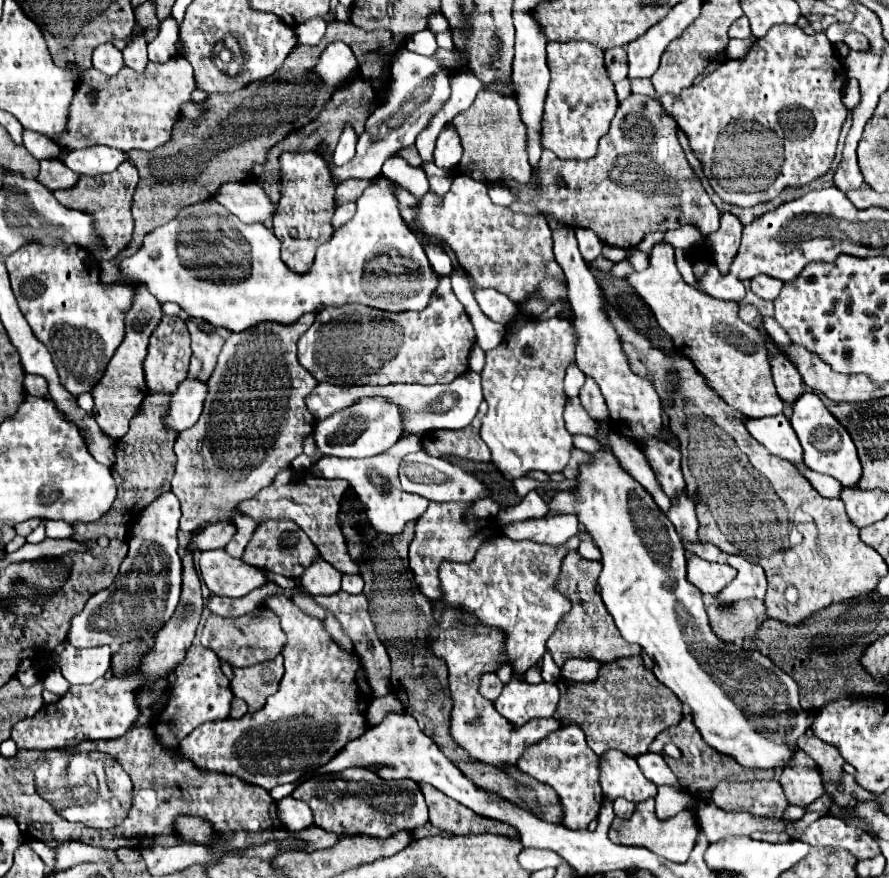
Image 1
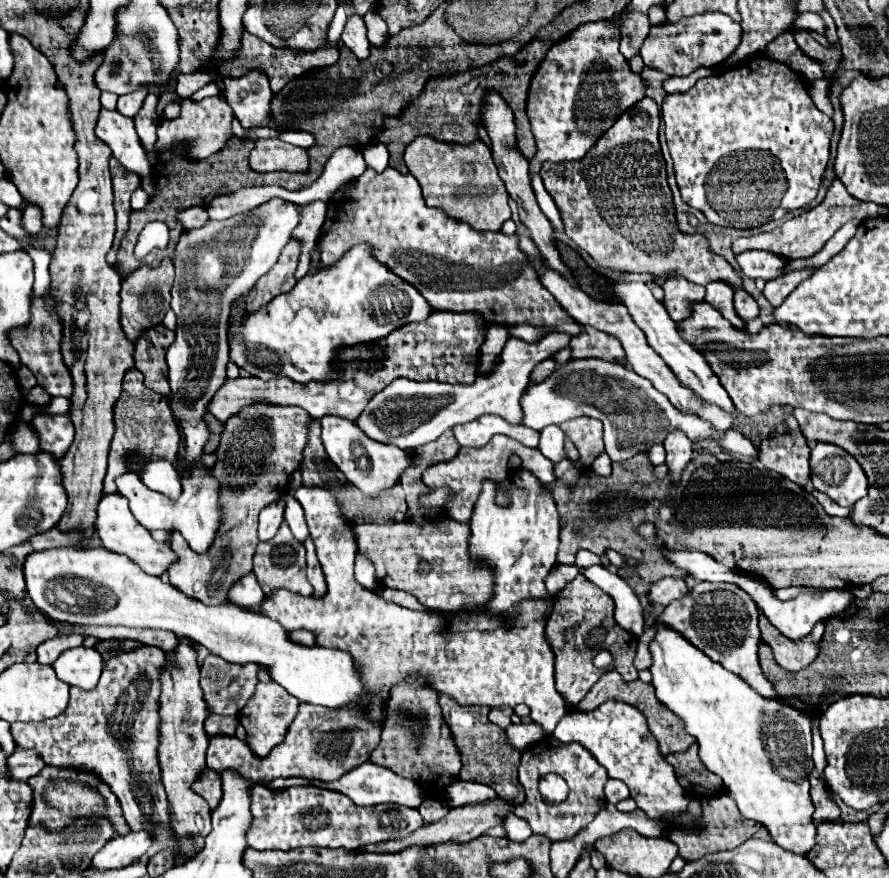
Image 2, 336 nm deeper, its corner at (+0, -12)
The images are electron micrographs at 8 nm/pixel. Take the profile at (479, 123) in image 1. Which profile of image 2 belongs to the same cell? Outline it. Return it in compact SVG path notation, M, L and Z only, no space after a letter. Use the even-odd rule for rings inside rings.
M416 137L406 147L404 161L418 179L428 207L442 209L448 217L464 221L476 231L500 231L502 223L510 219L508 193L486 143L474 141L470 145L450 145L430 137Z

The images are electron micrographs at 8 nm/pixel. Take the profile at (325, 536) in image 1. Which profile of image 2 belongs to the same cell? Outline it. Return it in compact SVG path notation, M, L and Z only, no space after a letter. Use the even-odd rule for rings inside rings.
M444 517L440 523L428 523L428 525L416 525L416 523L392 523L392 525L379 524L354 524L353 531L356 535L358 550L362 554L368 555L372 563L376 565L376 579L384 587L392 589L402 589L416 599L432 609L432 611L444 611L444 613L456 613L464 609L466 605L476 607L476 605L486 605L488 599L492 597L492 571L488 567L476 567L470 557L468 557L468 537L470 537L470 525L468 523L458 523L456 519ZM426 561L430 565L428 575L418 575L420 563Z

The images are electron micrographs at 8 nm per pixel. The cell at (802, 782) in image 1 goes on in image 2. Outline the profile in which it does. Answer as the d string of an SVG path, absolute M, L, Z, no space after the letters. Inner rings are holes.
M810 775L808 781L810 781L810 797L812 797L812 803L816 807L814 821L816 823L822 823L822 821L838 821L840 819L840 807L828 795L824 783L818 777L814 777L814 775Z

